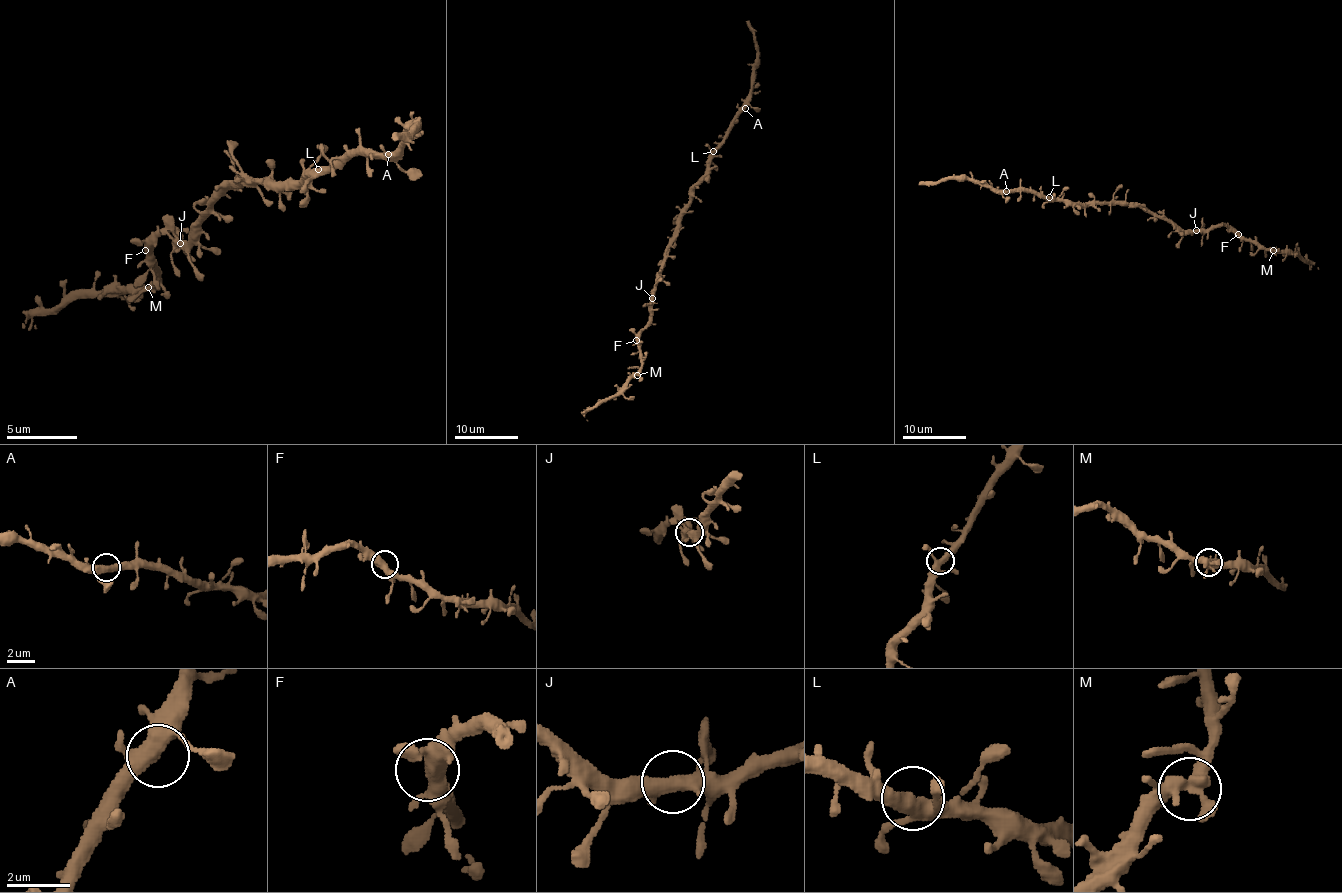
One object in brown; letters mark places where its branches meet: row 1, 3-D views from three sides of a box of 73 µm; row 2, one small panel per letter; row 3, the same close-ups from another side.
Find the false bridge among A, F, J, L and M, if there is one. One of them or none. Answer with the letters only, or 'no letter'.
no letter

